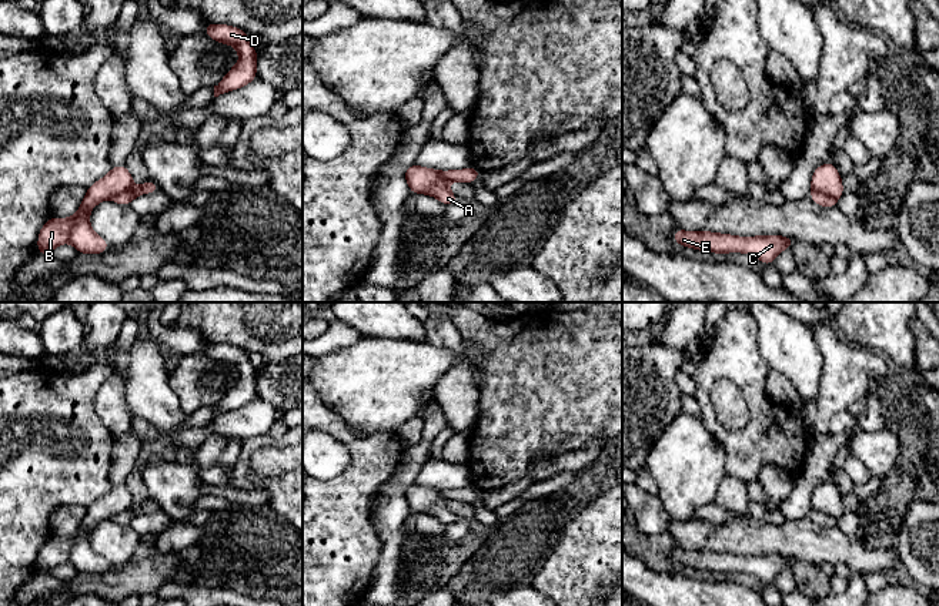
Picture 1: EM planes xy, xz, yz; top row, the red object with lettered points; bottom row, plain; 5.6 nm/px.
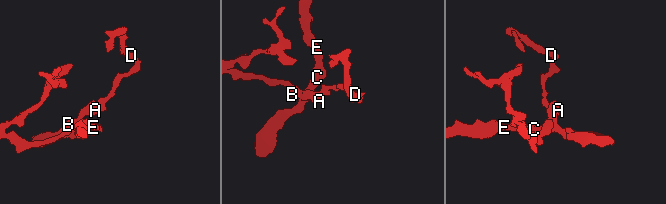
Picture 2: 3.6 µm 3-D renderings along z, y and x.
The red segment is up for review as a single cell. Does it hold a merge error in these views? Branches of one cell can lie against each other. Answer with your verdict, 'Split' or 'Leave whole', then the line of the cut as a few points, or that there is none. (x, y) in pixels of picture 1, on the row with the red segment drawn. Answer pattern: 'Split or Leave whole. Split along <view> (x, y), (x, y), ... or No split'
Split. Split along xy (92, 207), (77, 220), (67, 240)

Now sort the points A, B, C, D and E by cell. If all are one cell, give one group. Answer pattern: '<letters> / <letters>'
A B D / C E

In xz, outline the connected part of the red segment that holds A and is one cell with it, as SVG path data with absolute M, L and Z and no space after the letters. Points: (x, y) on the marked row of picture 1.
M412 164L404 171L404 178L411 194L432 195L442 205L451 205L460 201L460 198L448 190L448 183L442 180L441 171L438 170Z

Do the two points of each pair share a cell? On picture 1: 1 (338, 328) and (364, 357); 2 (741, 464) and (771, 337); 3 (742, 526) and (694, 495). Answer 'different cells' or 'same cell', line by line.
1: different cells
2: different cells
3: different cells

